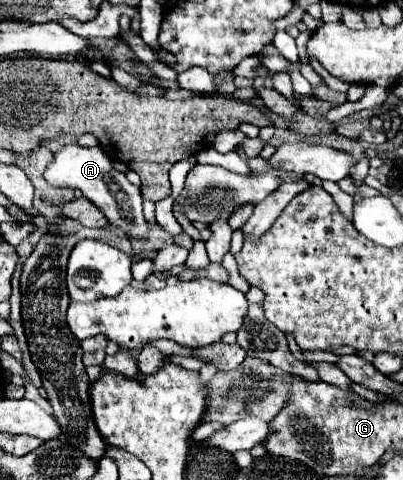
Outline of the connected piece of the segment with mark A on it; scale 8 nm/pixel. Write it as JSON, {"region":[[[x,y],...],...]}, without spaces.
{"region":[[[67,145],[65,149],[55,153],[53,163],[45,171],[45,179],[57,187],[79,189],[95,207],[101,209],[107,221],[115,227],[121,227],[127,233],[127,237],[149,239],[149,225],[143,217],[143,201],[139,187],[131,185],[123,173],[113,171],[111,159],[101,147],[87,149],[81,145]]]}

